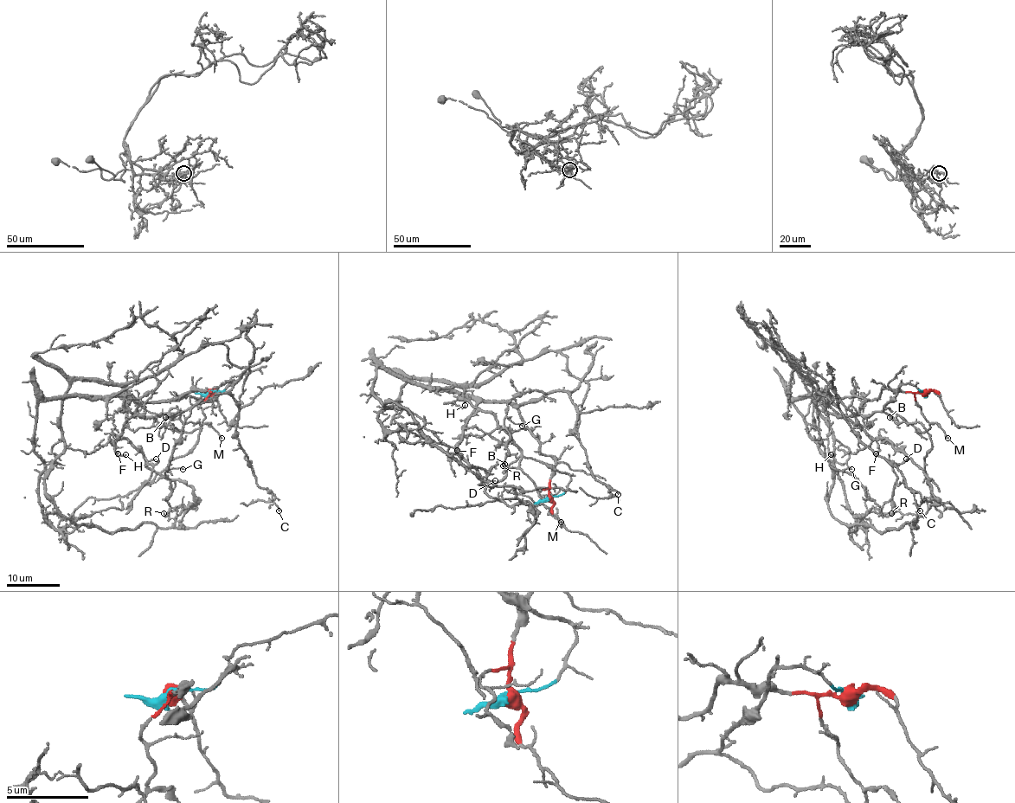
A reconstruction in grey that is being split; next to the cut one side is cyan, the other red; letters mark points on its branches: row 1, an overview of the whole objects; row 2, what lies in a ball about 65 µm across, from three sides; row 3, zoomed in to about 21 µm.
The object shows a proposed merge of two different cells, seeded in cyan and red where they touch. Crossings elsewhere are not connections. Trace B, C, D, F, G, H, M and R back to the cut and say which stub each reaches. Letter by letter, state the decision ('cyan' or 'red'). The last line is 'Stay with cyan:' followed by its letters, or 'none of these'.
B: cyan
C: red
D: red
F: red
G: red
H: cyan
M: red
R: red
Stay with cyan: B, H

